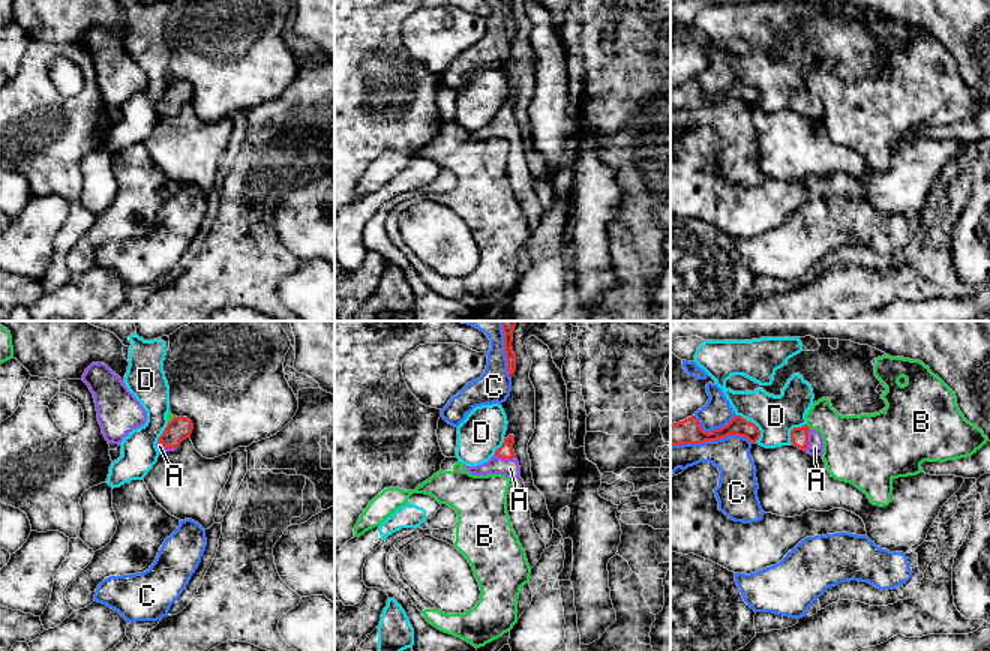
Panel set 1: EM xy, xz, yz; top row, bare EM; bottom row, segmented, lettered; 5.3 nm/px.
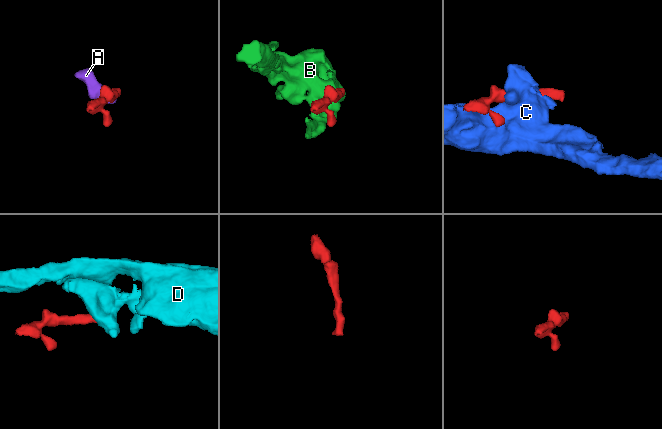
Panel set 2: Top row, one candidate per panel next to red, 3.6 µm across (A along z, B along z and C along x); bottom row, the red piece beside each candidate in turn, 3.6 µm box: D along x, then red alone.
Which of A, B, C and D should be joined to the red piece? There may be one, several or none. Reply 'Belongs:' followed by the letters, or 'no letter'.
Belongs: A

